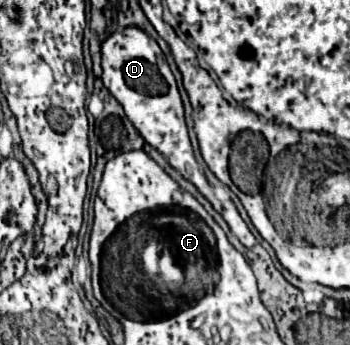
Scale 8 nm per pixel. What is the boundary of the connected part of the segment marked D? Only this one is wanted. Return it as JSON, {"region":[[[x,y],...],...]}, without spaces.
{"region":[[[125,27],[123,31],[113,31],[101,43],[101,67],[103,67],[101,79],[103,79],[103,85],[123,105],[125,115],[129,115],[131,123],[137,127],[137,131],[143,135],[143,139],[149,145],[153,145],[157,151],[161,151],[165,155],[165,159],[169,161],[169,165],[175,167],[183,177],[187,177],[209,199],[209,203],[227,221],[231,233],[247,249],[251,249],[258,241],[253,237],[253,233],[245,221],[241,219],[237,207],[235,205],[225,207],[213,195],[213,187],[207,183],[205,175],[201,173],[201,169],[195,161],[193,147],[191,147],[189,133],[187,133],[187,125],[185,125],[185,117],[183,117],[183,103],[179,97],[175,77],[173,77],[167,61],[163,61],[163,57],[155,57],[149,41],[151,39],[139,27]]]}

